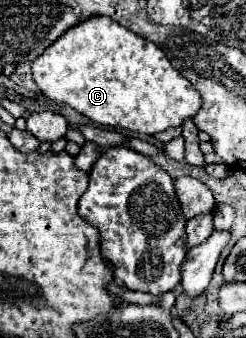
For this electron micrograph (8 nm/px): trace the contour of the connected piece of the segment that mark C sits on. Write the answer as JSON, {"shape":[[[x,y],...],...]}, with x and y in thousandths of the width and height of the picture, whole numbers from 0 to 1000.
{"shape":[[[431,47],[325,65],[317,77],[252,101],[244,118],[228,118],[171,166],[154,166],[154,178],[130,183],[130,225],[179,284],[211,302],[276,308],[285,320],[407,373],[512,379],[528,391],[593,402],[634,402],[642,391],[732,373],[748,355],[780,349],[821,314],[821,284],[789,266],[764,231],[707,207],[707,195],[675,178],[659,148],[634,142],[634,130],[610,130],[610,118],[553,107],[545,95],[496,83],[480,65]]]}

